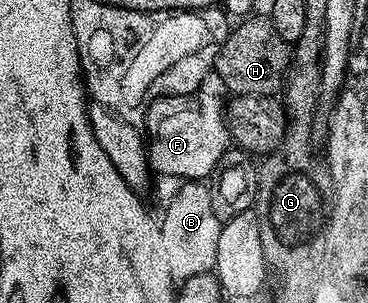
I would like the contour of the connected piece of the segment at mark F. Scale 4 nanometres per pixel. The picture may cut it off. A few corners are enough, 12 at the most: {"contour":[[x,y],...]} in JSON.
{"contour":[[212,92],[160,96],[148,108],[153,173],[211,177],[229,151]]}

